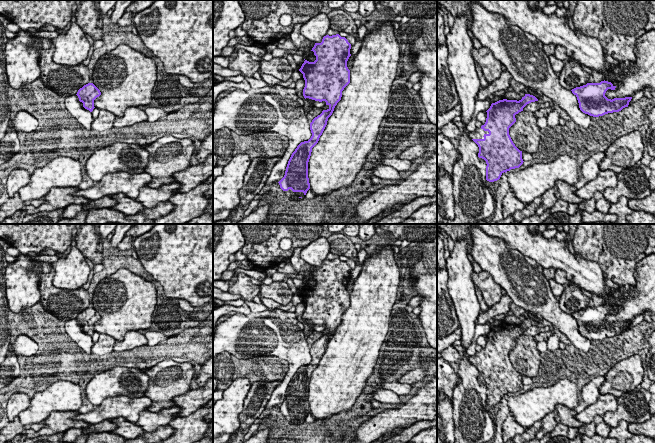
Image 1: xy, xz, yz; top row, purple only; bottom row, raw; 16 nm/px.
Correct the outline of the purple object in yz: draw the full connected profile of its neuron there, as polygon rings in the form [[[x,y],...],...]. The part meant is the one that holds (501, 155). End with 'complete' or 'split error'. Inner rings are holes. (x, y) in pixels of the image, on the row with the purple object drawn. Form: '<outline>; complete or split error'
[[[525,94],[519,101],[503,99],[492,103],[485,124],[468,134],[479,147],[478,157],[486,161],[487,181],[497,181],[504,172],[523,164],[522,151],[513,143],[509,128],[516,122],[515,115],[535,101],[535,96]]]; split error

